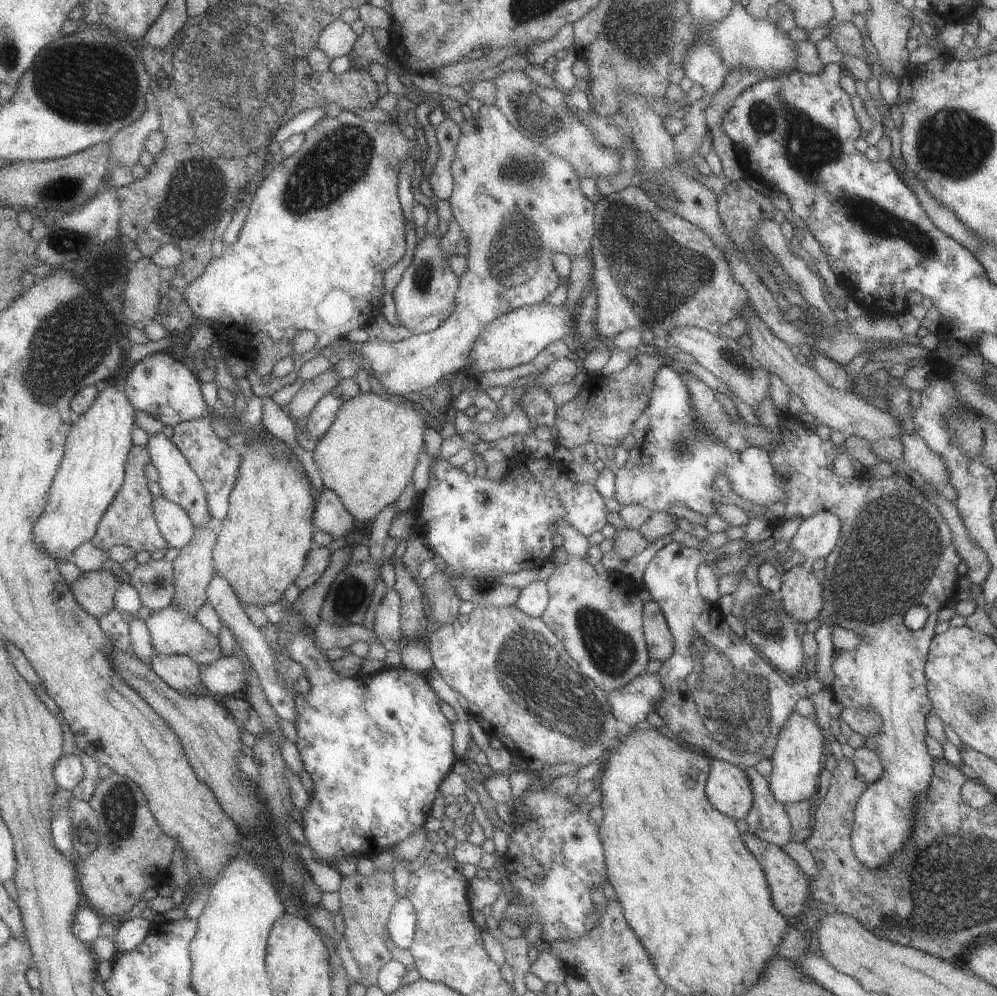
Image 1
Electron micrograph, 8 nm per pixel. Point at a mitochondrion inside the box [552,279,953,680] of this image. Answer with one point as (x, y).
(904, 556)

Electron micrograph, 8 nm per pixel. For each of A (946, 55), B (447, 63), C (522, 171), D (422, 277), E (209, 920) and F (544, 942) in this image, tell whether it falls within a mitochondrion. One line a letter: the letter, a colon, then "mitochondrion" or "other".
A: other
B: other
C: mitochondrion
D: mitochondrion
E: other
F: other

